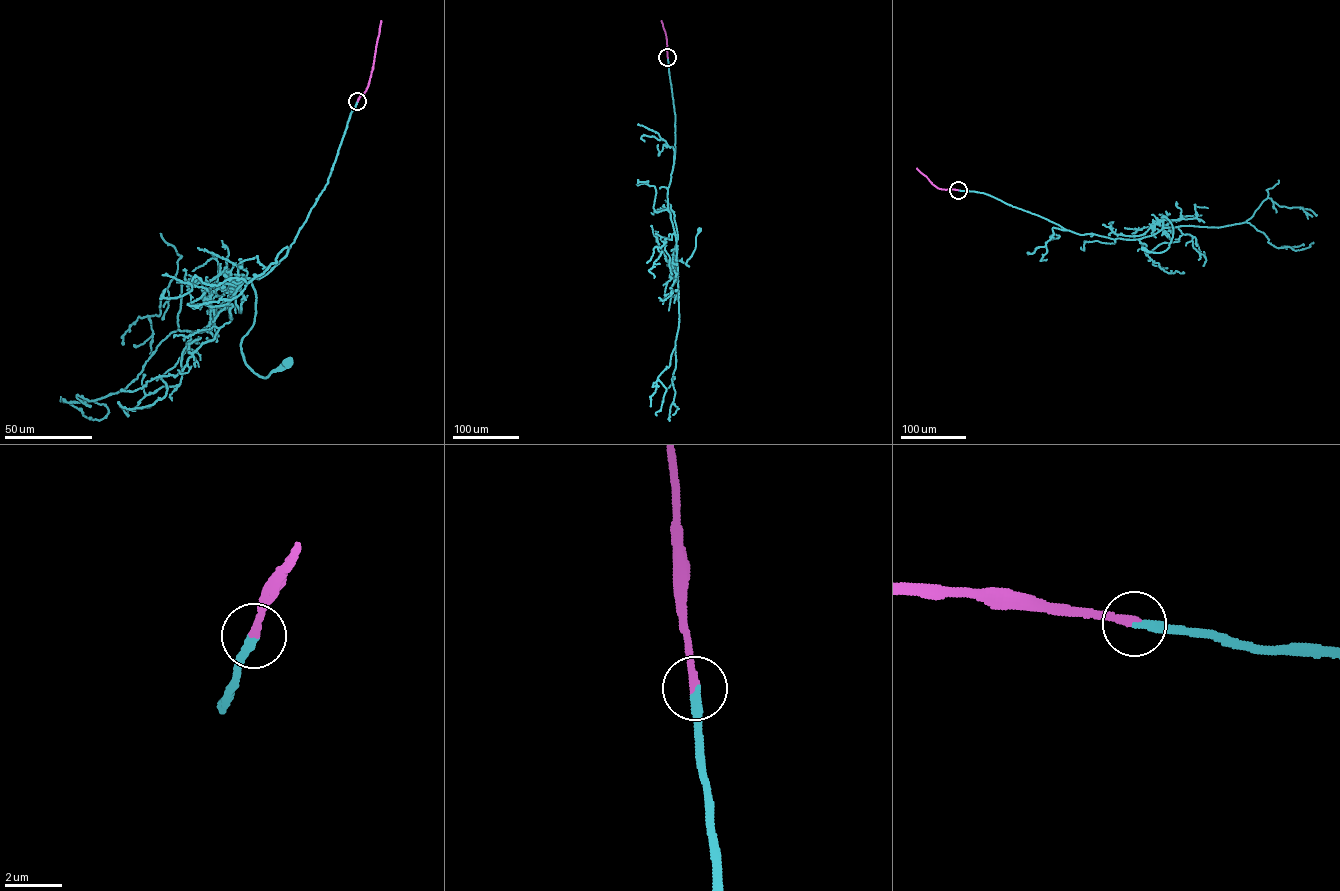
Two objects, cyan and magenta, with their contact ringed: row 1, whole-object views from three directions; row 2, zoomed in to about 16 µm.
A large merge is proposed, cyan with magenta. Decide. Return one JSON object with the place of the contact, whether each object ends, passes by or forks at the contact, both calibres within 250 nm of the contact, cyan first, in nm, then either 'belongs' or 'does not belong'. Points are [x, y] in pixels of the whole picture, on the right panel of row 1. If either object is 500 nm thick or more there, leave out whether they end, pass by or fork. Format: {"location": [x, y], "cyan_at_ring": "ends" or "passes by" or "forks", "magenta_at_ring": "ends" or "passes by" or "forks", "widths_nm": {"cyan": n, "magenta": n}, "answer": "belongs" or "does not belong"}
{"location": [958, 190], "cyan_at_ring": "ends", "magenta_at_ring": "ends", "widths_nm": {"cyan": 280, "magenta": 320}, "answer": "belongs"}

